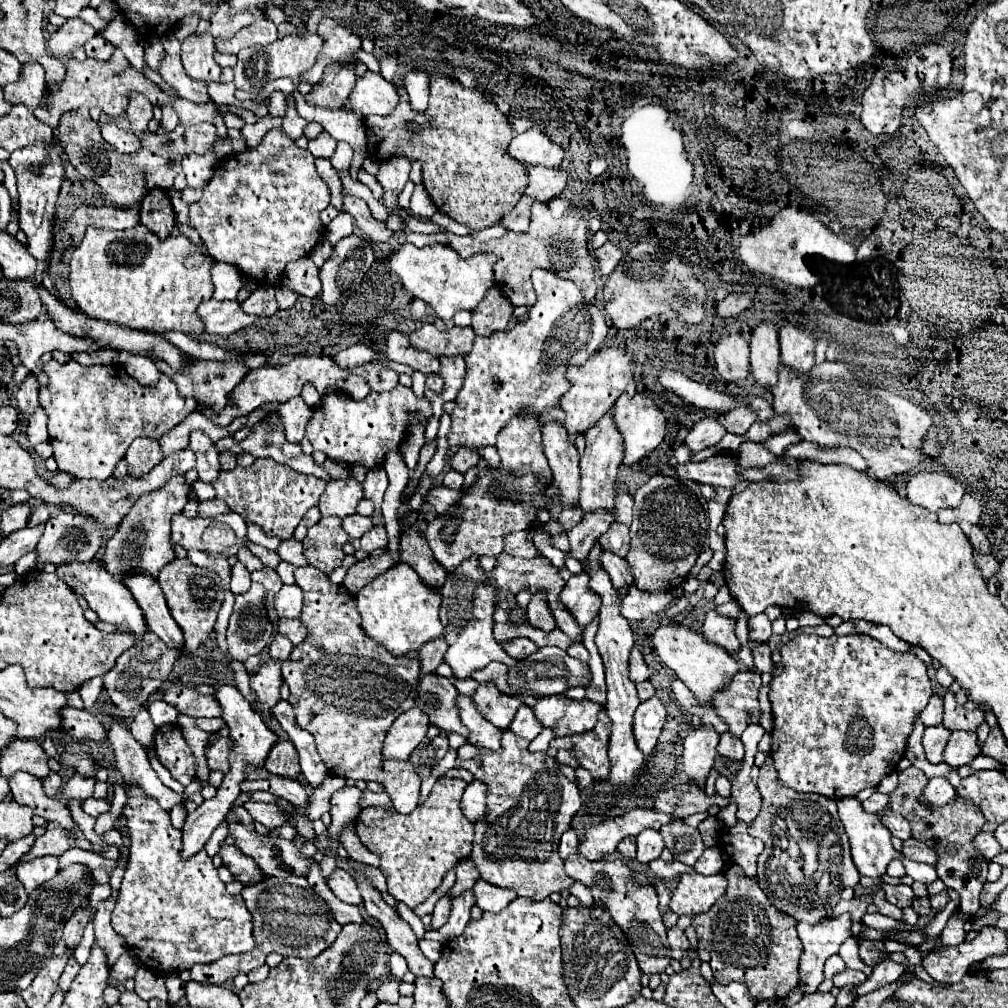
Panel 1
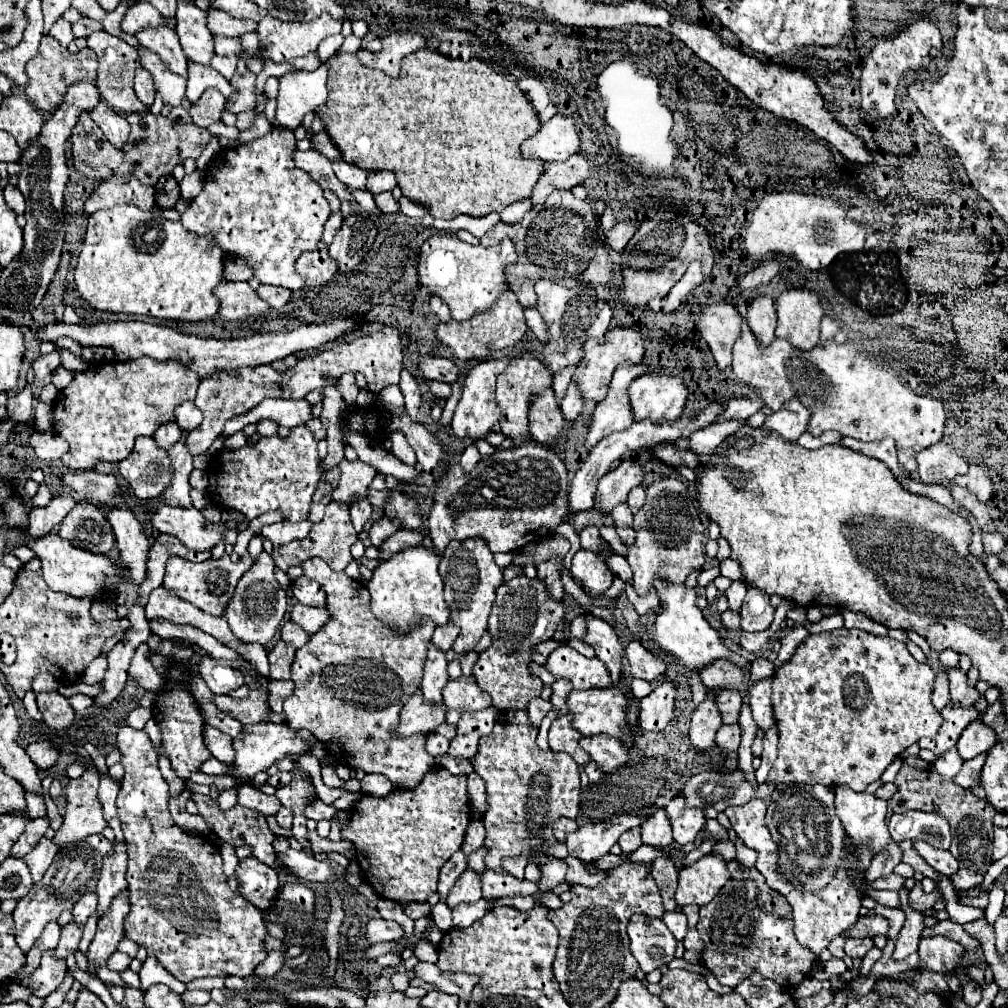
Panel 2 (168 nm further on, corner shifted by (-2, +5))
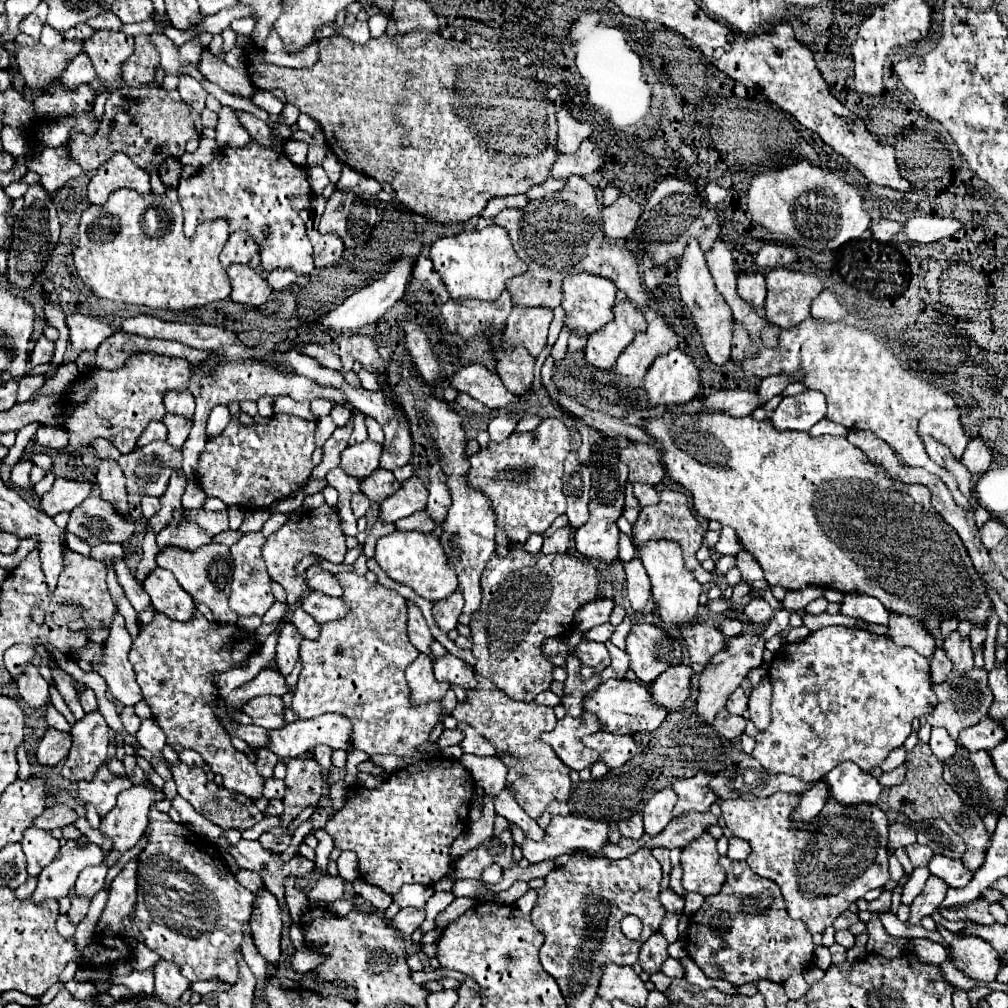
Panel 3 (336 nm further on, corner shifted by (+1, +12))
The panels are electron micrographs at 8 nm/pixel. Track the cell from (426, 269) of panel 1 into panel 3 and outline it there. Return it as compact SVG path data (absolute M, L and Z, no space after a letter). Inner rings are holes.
M487 226L481 232L461 232L455 236L443 236L431 244L429 256L453 300L477 298L493 302L497 300L497 296L501 296L509 278L527 272L527 264L519 260L511 246L507 230L501 226Z

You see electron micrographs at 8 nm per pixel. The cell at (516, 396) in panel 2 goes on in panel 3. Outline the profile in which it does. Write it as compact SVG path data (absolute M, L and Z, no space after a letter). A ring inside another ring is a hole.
M513 306L513 312L505 326L503 346L505 348L523 346L529 354L539 356L547 344L547 328L549 328L551 318L553 318L551 308Z

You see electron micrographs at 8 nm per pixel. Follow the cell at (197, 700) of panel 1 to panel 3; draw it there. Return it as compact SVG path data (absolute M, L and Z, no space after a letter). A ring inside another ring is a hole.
M255 696L241 708L255 726L273 730L285 724L283 720L283 700L279 696Z

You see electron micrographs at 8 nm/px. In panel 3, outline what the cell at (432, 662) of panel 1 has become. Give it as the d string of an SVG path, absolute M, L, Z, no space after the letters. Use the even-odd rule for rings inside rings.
M455 592L453 596L449 596L449 600L443 600L441 604L433 604L433 618L435 624L439 626L441 632L449 632L453 628L457 628L457 618L463 610L463 600L461 594Z

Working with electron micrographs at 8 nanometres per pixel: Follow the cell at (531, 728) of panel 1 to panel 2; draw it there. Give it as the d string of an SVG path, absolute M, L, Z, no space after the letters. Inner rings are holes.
M538 697L538 699L532 699L530 705L528 705L530 723L534 723L534 725L538 727L550 709L552 709L552 703L550 703L550 701L544 701L544 699L540 699L540 697Z

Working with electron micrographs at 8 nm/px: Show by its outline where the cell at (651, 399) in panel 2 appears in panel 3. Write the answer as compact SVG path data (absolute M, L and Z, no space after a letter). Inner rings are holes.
M671 350L649 366L643 390L647 394L647 408L685 404L697 396L699 370L687 354Z

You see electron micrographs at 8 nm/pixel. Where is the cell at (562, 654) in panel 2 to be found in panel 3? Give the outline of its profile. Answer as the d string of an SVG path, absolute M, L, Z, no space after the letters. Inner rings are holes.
M583 640L575 646L573 654L581 662L581 678L583 680L599 676L609 666L609 660L611 660L605 644L599 644L599 642L585 642Z

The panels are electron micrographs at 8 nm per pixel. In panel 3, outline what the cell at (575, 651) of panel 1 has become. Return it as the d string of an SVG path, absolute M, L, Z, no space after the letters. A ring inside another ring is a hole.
M606 622L586 632L583 639L604 643L611 637L614 630L615 627L610 622Z

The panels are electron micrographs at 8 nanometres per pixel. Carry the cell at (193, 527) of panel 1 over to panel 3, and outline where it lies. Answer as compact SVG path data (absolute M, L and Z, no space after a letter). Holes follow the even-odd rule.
M145 496L145 498L141 500L141 508L143 508L143 516L145 516L145 518L151 518L151 516L157 514L159 508L161 508L159 498L155 498L155 496Z

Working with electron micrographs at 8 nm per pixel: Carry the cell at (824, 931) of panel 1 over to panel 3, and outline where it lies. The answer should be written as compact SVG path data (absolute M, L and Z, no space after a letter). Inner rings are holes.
M773 794L769 798L753 798L753 800L725 800L721 802L723 818L727 822L727 828L747 840L751 844L751 854L747 856L749 868L773 880L785 898L787 912L793 920L805 922L807 930L811 934L821 934L827 926L835 922L835 918L845 912L853 902L857 902L865 892L873 888L883 888L885 882L889 880L889 870L887 870L887 816L885 812L875 804L857 804L853 808L845 804L837 804L833 796L829 798L829 804L821 810L821 816L813 820L809 826L801 826L799 834L787 832L789 828L789 812L797 806L797 796L795 794ZM819 886L831 886L829 896L839 898L841 904L829 904L829 902L811 902L815 896L825 894L817 892Z

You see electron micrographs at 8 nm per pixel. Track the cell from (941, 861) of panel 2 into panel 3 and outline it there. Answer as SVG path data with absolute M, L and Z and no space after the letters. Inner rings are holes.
M935 854L929 862L929 870L933 876L939 876L941 880L945 880L949 886L953 888L963 888L967 886L967 882L973 878L971 874L965 872L963 862L955 860L955 858L947 858L943 854Z

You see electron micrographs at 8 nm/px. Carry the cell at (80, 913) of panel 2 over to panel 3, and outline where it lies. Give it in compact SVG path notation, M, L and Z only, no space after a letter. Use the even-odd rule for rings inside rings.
M103 864L93 866L93 868L85 868L75 884L75 892L81 898L93 898L101 888L103 888L103 880L105 880L107 868Z

